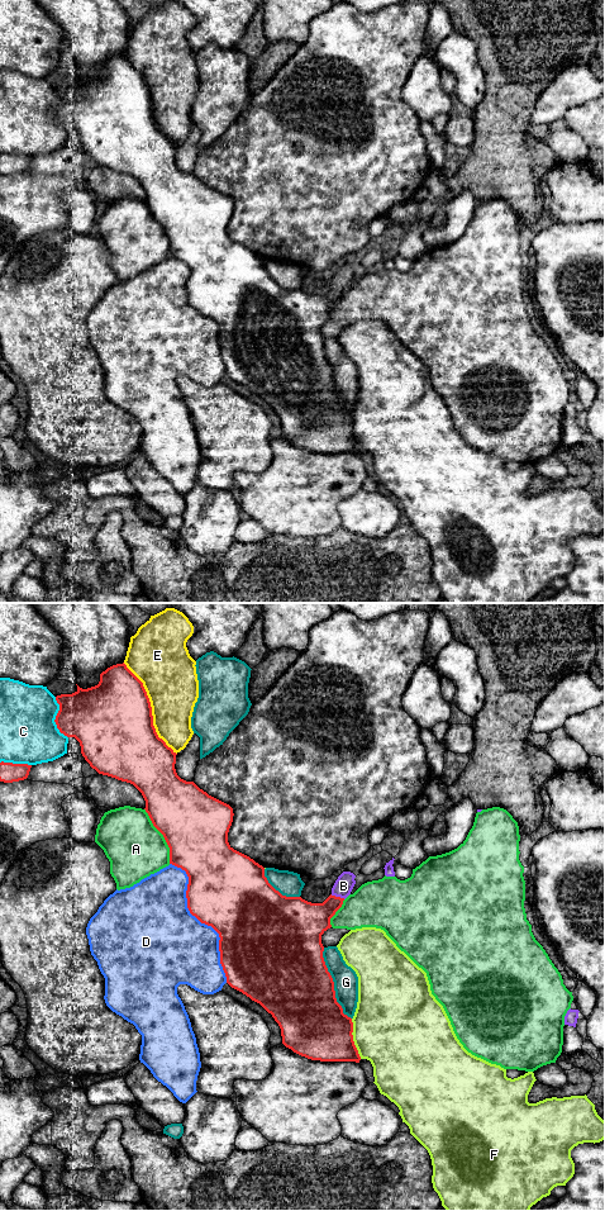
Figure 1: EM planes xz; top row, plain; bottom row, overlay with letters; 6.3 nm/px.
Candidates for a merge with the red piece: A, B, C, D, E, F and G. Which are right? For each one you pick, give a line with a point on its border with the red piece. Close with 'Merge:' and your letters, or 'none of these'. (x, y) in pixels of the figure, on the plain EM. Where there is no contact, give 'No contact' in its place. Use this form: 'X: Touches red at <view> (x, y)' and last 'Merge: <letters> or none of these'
B: Touches red at xz (338, 289)
Merge: B

